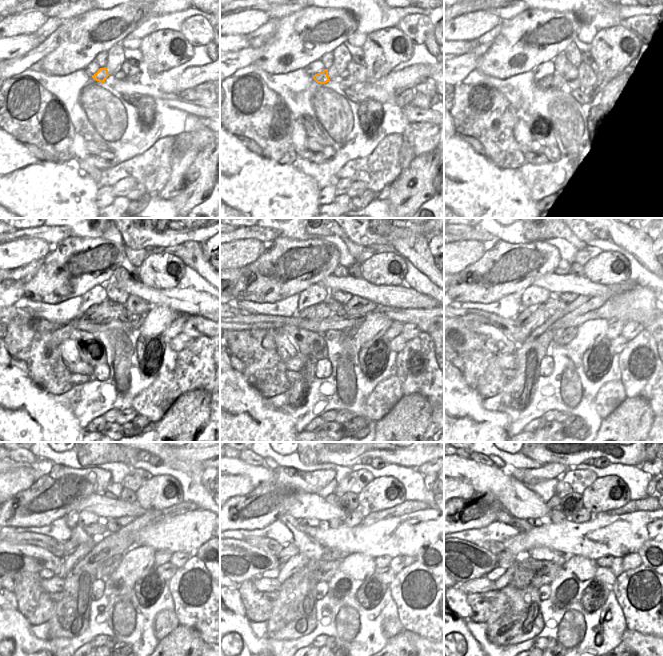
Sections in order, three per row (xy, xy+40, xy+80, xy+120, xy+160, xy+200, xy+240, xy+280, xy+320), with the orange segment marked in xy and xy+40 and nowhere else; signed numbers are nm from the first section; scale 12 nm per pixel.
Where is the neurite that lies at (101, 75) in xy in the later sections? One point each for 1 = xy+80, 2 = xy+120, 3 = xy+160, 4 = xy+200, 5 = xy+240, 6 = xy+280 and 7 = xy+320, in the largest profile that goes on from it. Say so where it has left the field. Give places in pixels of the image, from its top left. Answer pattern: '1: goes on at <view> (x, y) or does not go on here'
1: goes on at xy+80 (545, 82)
2: goes on at xy+120 (89, 311)
3: goes on at xy+160 (306, 313)
4: goes on at xy+200 (521, 318)
5: goes on at xy+240 (69, 546)
6: goes on at xy+280 (291, 549)
7: goes on at xy+320 (505, 558)

